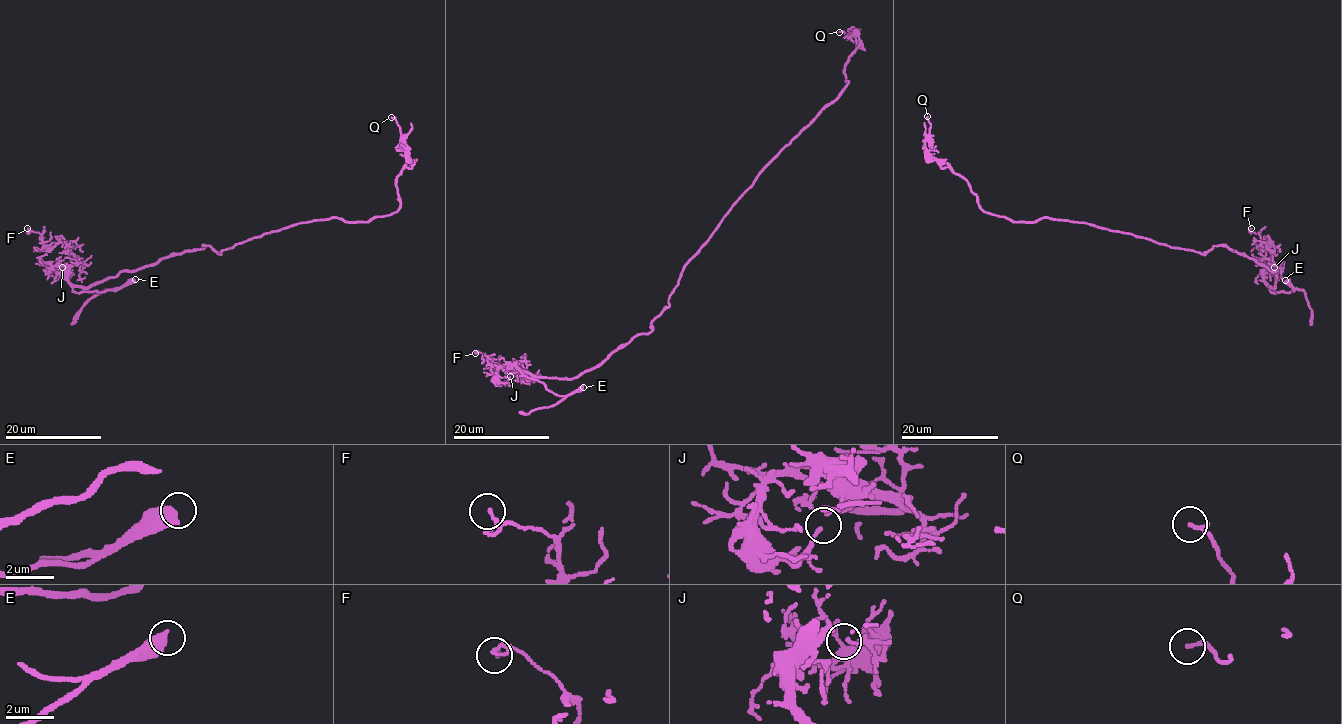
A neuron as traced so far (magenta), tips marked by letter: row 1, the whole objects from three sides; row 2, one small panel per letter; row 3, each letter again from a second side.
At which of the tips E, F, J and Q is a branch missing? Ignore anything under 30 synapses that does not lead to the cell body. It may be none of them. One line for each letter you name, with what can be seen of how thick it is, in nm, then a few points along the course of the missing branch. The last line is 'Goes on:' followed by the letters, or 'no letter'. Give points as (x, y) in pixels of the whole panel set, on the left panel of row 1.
Goes on: no letter

